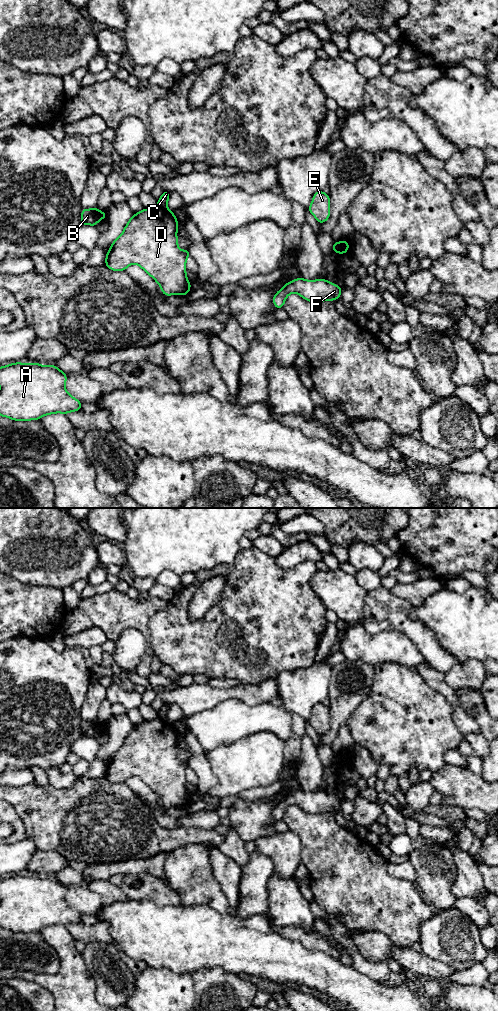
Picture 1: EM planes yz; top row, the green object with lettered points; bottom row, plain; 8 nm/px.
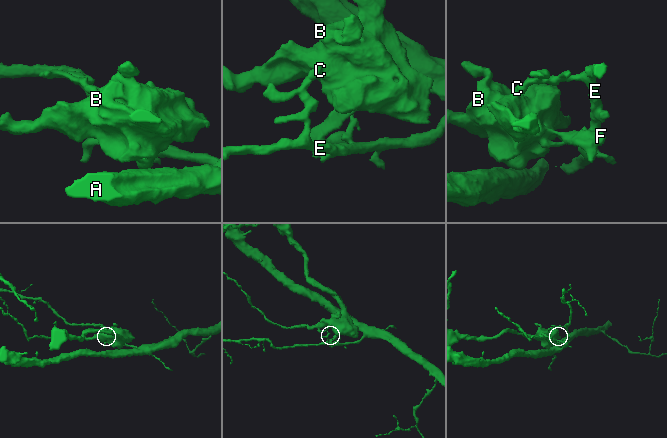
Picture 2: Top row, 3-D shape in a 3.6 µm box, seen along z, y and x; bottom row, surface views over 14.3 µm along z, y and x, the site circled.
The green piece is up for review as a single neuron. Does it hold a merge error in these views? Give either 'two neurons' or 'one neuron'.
two neurons

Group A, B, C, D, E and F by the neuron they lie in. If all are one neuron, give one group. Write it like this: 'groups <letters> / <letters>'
groups A C E / B D F

